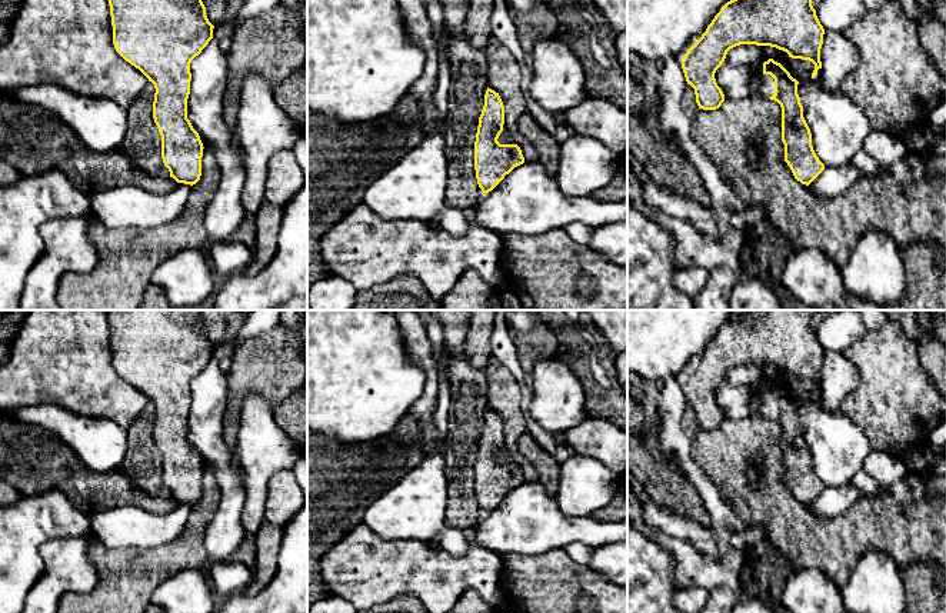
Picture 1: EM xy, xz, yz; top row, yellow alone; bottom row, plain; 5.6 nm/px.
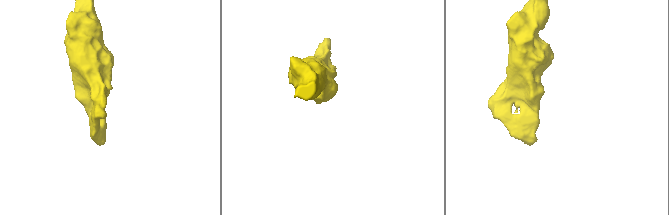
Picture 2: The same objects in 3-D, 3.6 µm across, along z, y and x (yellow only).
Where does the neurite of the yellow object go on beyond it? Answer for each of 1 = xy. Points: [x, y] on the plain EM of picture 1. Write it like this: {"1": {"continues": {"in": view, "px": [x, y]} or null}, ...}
{"1": {"continues": null}}

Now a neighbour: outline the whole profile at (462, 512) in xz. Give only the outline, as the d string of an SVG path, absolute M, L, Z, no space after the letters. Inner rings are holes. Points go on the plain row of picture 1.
M432 310L432 313L443 327L452 387L443 447L447 479L444 522L449 527L464 532L476 527L483 516L474 490L474 462L487 410L487 377L484 369L472 366L464 354L470 310Z

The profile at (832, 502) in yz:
M850 482L840 487L825 487L825 490L809 504L810 510L823 520L842 514L863 493Z

